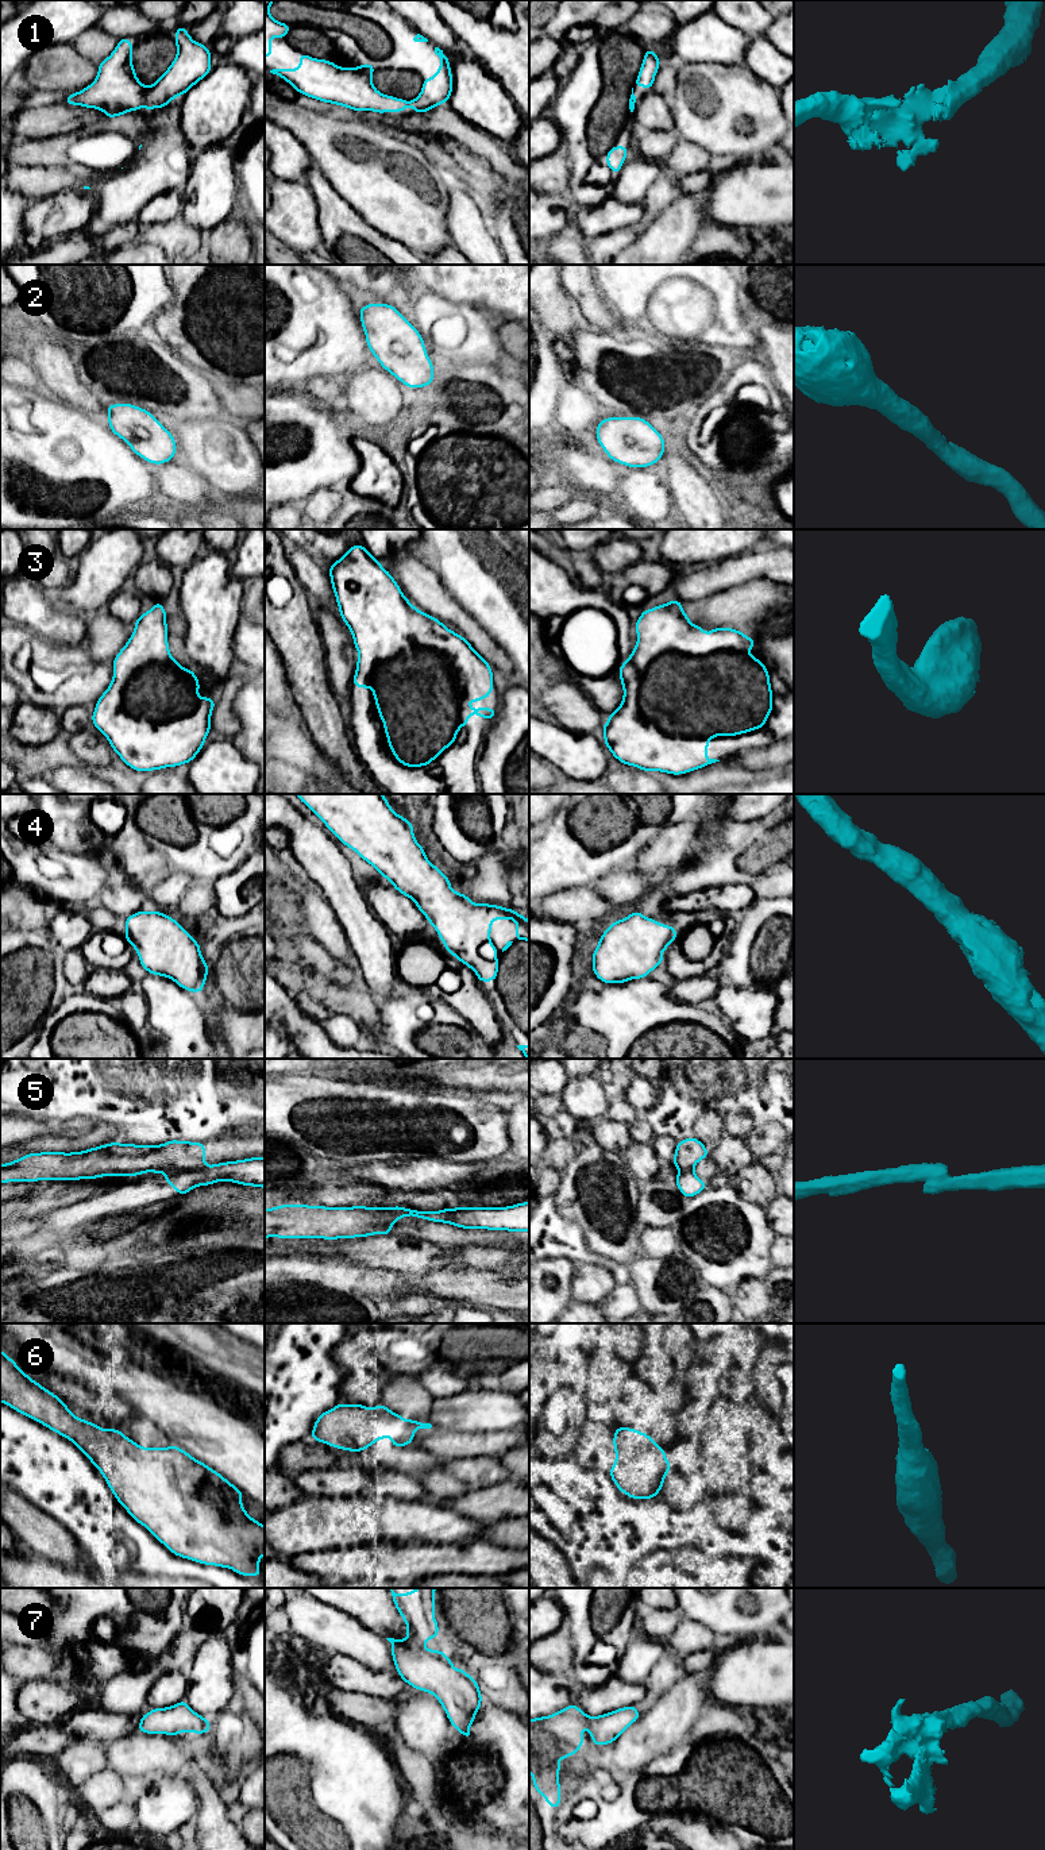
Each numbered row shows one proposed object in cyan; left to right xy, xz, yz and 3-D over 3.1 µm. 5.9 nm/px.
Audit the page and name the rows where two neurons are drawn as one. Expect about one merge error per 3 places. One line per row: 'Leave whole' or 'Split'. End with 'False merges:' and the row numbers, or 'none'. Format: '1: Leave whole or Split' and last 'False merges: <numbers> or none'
1: Leave whole
2: Leave whole
3: Leave whole
4: Leave whole
5: Split
6: Leave whole
7: Leave whole
False merges: 5

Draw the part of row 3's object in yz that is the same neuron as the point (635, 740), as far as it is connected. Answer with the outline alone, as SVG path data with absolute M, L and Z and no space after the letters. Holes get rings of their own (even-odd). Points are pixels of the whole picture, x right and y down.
M671 600L664 605L655 606L649 610L644 610L635 624L637 632L637 643L631 656L620 666L620 681L624 689L624 697L621 705L609 714L606 724L602 726L605 737L605 745L612 755L622 764L635 766L643 771L660 771L672 775L680 775L697 768L706 767L712 763L720 762L717 759L709 759L705 752L709 751L707 743L714 736L737 736L751 731L756 731L766 725L768 716L772 712L772 690L770 683L770 672L763 664L761 659L755 659L748 651L756 645L756 641L743 632L733 628L712 628L710 633L703 632L703 627L694 625L687 614L682 609L683 602Z

